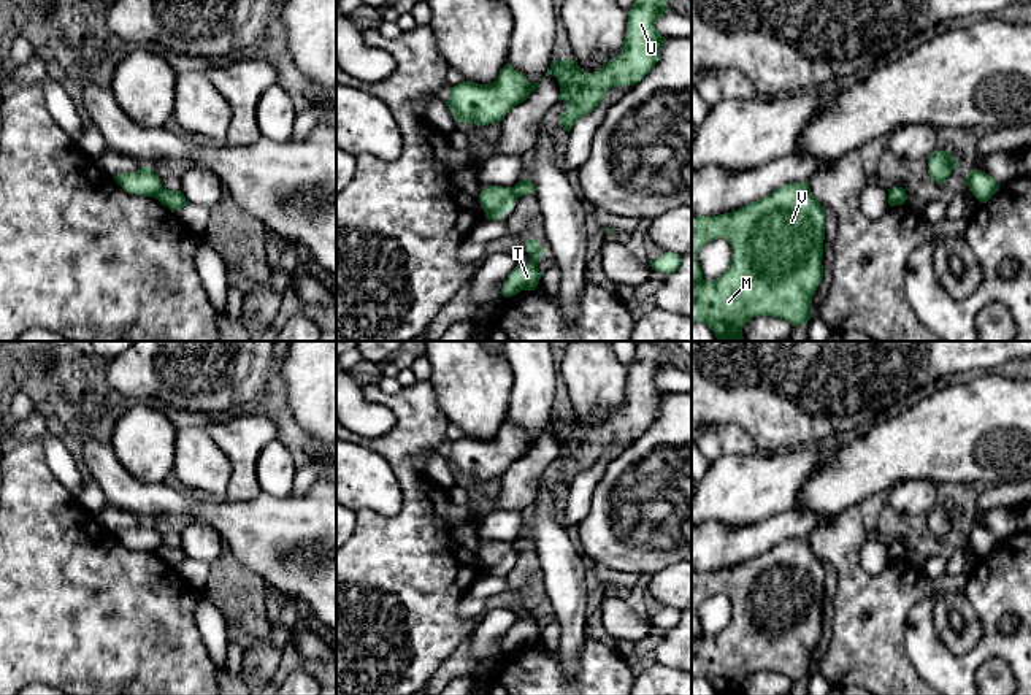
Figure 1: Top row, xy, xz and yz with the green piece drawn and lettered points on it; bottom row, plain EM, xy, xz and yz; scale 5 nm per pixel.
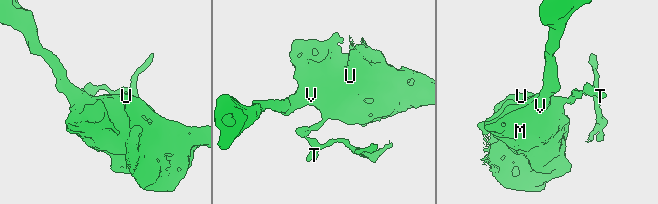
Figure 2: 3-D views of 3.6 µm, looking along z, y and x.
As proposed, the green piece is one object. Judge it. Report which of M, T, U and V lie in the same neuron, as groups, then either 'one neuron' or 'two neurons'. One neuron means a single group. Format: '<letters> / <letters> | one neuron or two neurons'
M U V / T | two neurons

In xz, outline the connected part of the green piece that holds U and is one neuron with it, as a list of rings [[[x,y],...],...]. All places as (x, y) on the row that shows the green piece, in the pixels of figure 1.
[[[634,0],[628,11],[622,52],[596,71],[585,73],[574,56],[569,60],[552,60],[546,76],[554,75],[558,79],[558,100],[566,103],[566,111],[558,119],[561,129],[569,133],[581,117],[601,103],[612,86],[634,86],[653,68],[666,40],[655,30],[655,22],[669,11],[666,2]]]

